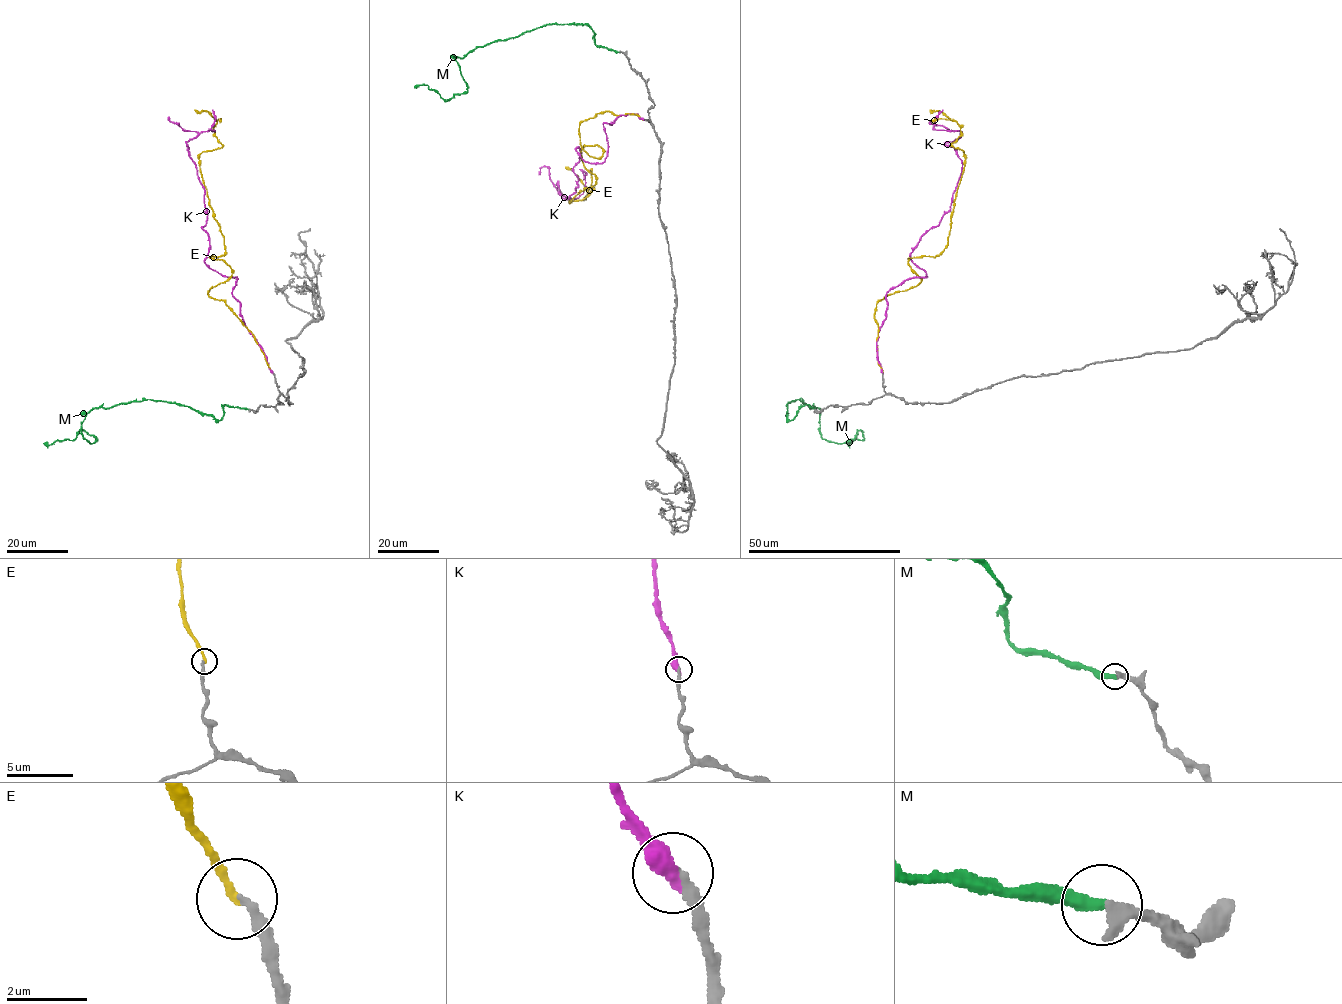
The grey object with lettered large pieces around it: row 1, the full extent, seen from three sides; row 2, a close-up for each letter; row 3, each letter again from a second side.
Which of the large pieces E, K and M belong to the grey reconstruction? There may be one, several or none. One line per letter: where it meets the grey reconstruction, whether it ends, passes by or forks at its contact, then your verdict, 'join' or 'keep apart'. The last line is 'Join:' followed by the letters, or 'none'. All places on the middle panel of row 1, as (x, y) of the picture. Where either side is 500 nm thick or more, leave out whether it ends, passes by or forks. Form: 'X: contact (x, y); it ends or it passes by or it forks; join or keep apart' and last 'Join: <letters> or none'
E: contact (643, 120); it ends; keep apart
K: contact (643, 119); keep apart
M: contact (619, 52); it ends; join
Join: M

